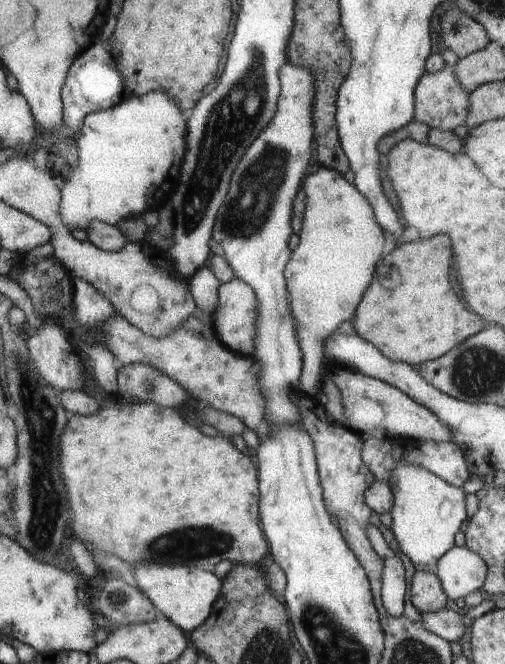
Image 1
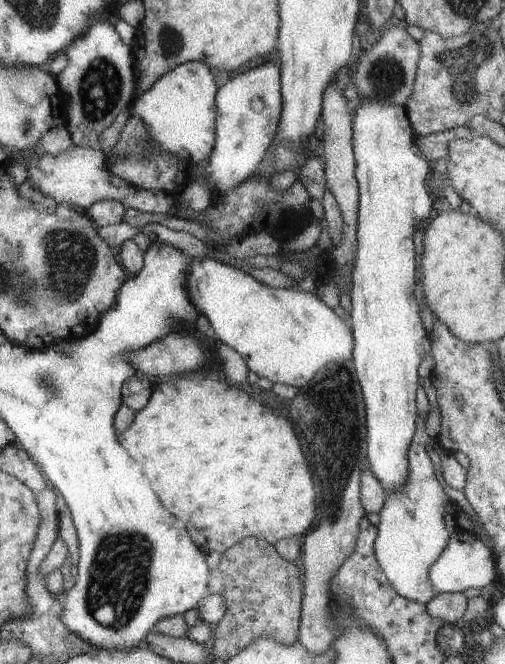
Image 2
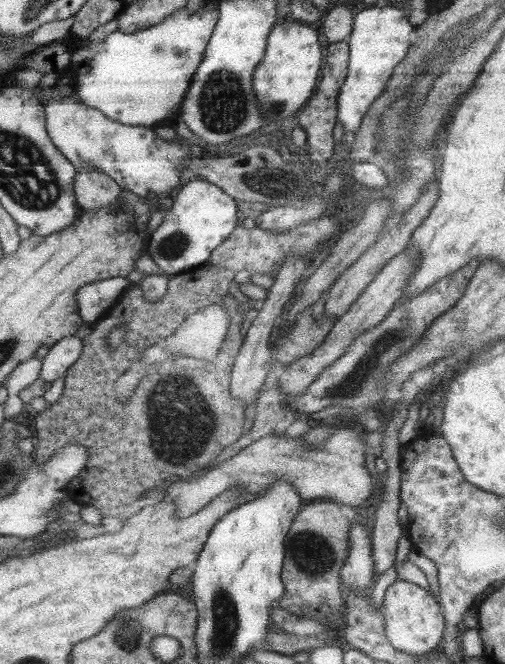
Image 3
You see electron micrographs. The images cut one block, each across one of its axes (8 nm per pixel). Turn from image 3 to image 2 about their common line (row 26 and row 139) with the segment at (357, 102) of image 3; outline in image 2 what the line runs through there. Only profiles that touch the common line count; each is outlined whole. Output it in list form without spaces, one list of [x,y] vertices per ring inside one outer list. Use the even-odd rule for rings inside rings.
[[[363,98],[353,114],[352,130],[355,177],[359,188],[357,243],[350,293],[352,309],[349,313],[349,325],[355,342],[352,359],[365,402],[367,461],[386,492],[392,492],[399,491],[407,483],[407,452],[416,432],[416,395],[421,383],[418,366],[431,354],[431,341],[422,325],[420,308],[414,298],[414,274],[419,257],[420,224],[425,218],[433,217],[436,203],[426,186],[430,164],[418,152],[413,128],[404,106]]]

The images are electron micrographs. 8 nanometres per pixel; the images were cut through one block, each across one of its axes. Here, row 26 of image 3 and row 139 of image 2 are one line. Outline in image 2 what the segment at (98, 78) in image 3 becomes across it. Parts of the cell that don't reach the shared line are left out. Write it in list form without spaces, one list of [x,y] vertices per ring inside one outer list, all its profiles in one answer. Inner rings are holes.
[[[187,61],[161,76],[146,92],[139,93],[129,111],[145,124],[154,149],[192,162],[192,166],[200,165],[209,158],[215,143],[217,90],[214,76],[205,64]]]

